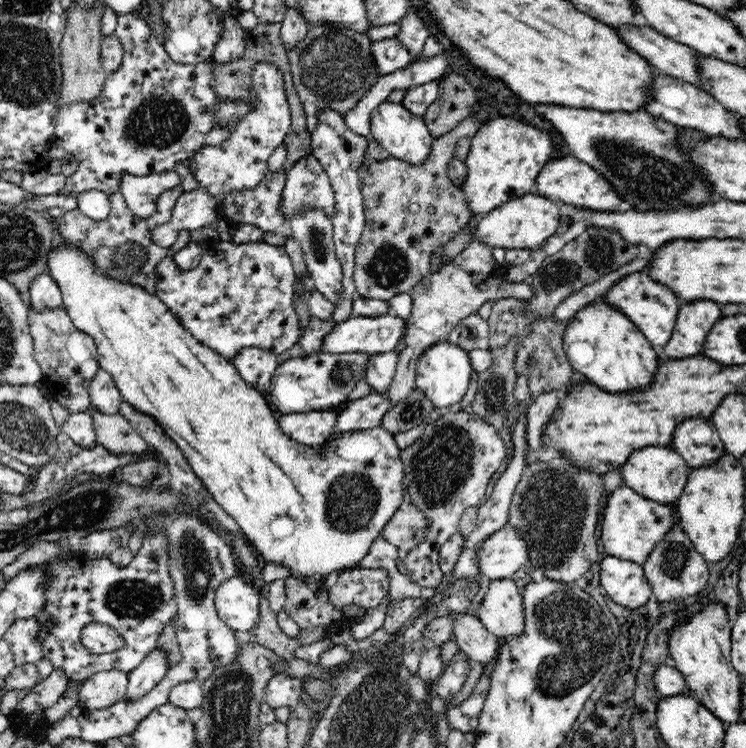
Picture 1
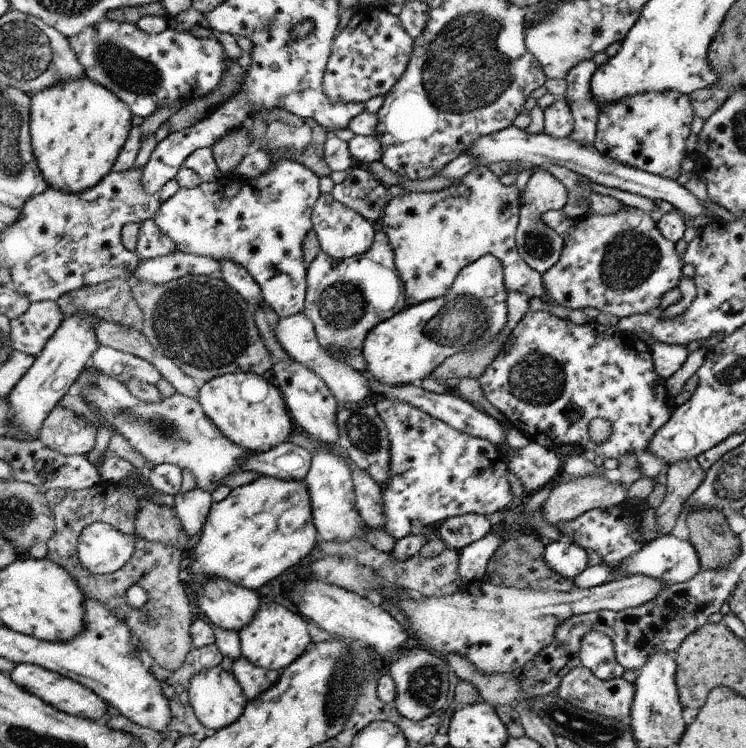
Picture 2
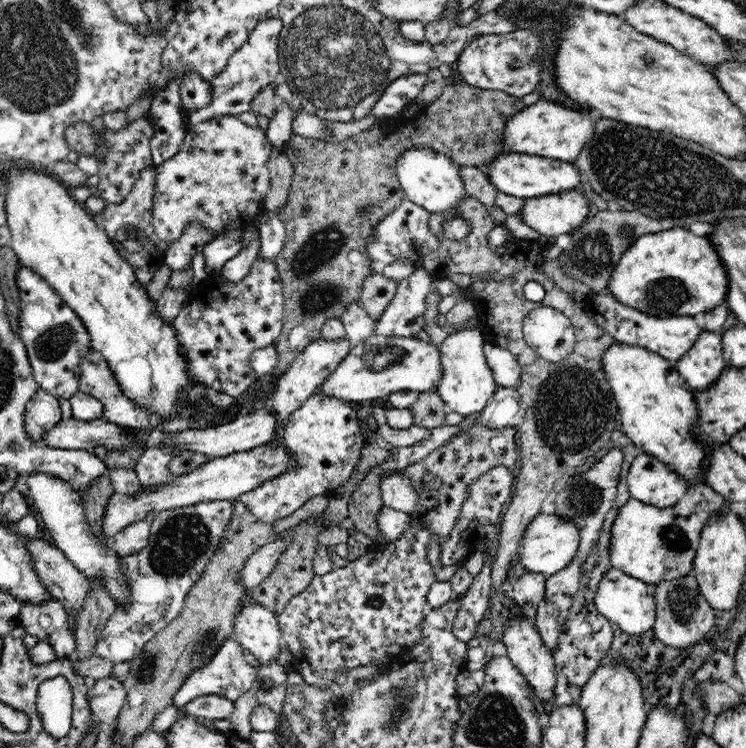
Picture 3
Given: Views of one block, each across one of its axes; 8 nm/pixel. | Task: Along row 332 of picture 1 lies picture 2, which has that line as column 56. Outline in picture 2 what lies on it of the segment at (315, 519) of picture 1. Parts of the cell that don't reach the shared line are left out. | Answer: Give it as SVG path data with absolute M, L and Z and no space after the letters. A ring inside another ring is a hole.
M82 76L80 80L60 82L46 90L40 90L32 96L31 101L31 146L36 165L43 173L48 188L56 188L60 192L84 192L96 187L100 180L112 172L116 158L123 151L128 132L132 127L132 112L114 92L104 88L94 80Z

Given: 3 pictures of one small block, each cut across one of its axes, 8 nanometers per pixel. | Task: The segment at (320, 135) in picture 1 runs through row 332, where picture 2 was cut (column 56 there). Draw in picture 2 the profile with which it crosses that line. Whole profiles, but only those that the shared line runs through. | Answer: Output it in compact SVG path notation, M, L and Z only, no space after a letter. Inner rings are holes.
M56 301L31 303L25 314L11 321L12 348L23 354L38 356L63 319L64 314Z

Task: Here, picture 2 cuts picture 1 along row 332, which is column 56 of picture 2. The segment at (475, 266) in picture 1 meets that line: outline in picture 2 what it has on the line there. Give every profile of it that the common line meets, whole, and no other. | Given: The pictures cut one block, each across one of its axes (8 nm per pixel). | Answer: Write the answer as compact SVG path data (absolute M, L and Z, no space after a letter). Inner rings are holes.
M57 405L43 424L38 439L46 448L64 456L88 455L97 436L91 421Z

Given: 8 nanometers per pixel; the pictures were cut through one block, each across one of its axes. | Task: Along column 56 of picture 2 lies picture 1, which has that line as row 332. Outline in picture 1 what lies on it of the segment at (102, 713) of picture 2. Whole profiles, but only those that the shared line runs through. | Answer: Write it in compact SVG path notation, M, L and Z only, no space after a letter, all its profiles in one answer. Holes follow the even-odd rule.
M712 300L681 302L672 337L661 349L661 356L681 360L684 357L703 355L708 333L723 316L720 306Z

